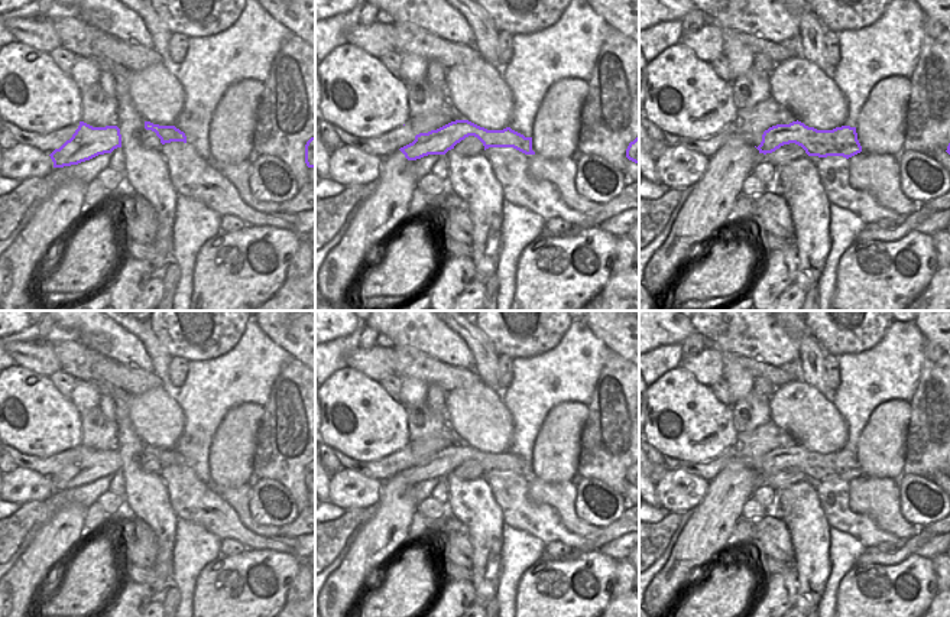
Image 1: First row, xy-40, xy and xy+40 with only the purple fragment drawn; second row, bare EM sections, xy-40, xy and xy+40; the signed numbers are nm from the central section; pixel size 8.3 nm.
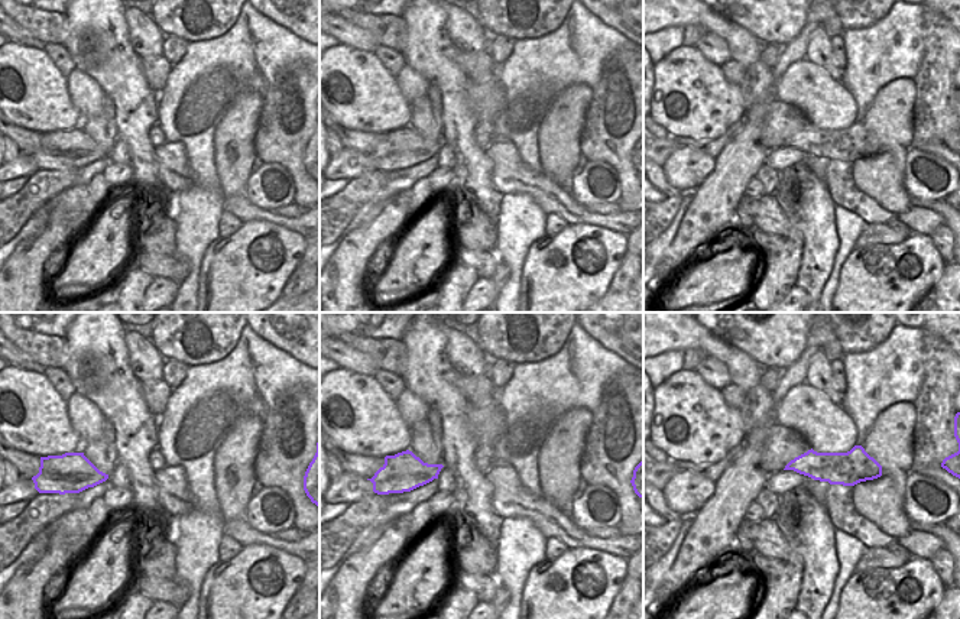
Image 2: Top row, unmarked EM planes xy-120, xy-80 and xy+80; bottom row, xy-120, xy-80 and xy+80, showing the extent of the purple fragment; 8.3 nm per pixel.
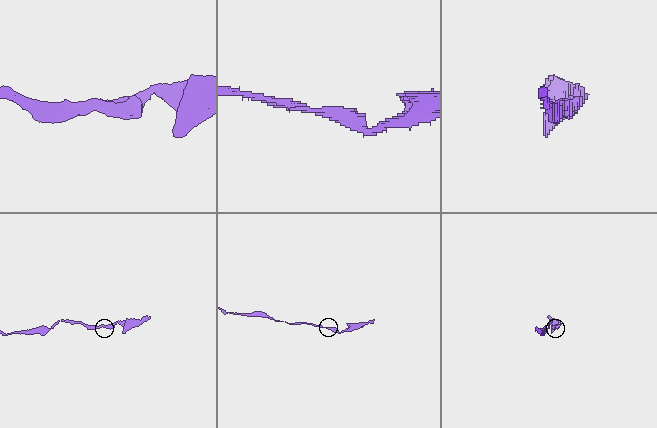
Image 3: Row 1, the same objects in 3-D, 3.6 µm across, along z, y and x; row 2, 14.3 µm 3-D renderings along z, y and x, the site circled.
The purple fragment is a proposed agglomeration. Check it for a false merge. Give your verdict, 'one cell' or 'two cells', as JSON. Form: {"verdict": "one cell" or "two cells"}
{"verdict": "one cell"}

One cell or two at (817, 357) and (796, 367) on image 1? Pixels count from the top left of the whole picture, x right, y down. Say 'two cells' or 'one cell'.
two cells

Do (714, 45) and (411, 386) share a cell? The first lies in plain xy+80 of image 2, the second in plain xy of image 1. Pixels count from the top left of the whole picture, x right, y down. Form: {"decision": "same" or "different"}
{"decision": "different"}

